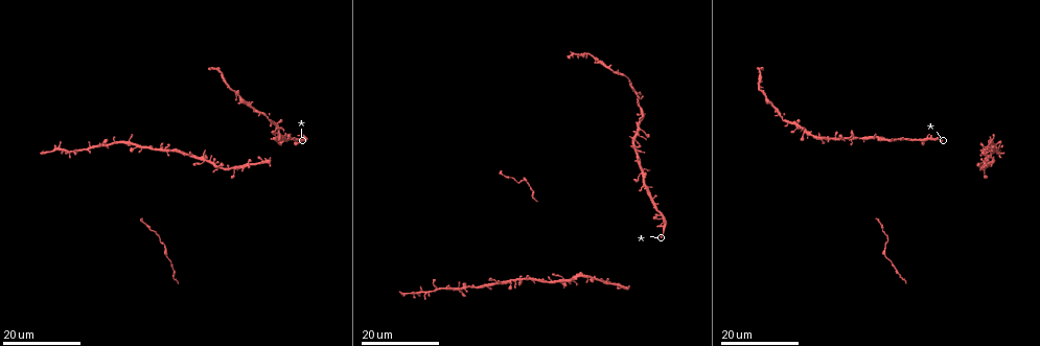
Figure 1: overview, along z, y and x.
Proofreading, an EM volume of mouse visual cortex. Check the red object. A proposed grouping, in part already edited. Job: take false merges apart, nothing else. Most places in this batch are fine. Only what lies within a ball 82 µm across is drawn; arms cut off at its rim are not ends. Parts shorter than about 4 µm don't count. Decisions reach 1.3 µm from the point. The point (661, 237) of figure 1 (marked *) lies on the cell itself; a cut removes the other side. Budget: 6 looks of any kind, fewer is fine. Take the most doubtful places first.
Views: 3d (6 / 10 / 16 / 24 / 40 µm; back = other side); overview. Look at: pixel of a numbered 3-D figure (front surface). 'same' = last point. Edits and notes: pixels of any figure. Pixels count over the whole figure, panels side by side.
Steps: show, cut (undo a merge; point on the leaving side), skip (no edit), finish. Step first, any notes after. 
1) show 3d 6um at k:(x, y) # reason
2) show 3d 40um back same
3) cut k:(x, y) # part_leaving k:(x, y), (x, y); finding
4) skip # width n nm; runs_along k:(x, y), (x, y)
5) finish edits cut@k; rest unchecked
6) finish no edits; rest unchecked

show 3d 16um at 1:(203, 161) # branch point

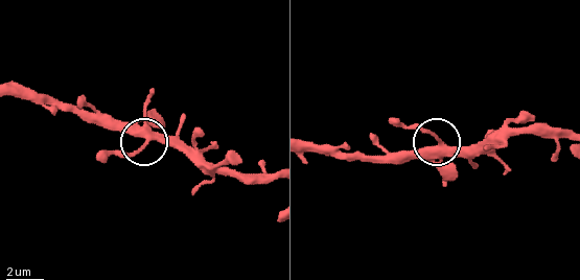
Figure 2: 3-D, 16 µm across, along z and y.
show 3d 6um at 2:(441, 143)

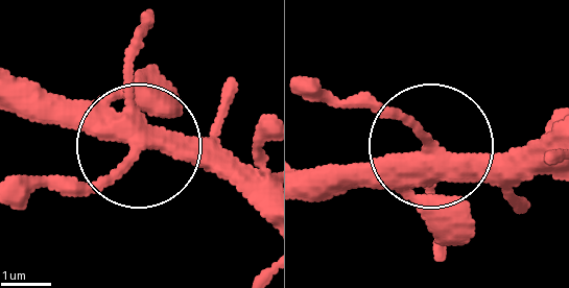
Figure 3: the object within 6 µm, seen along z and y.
show 3d 6um back at 3:(134, 145) # from behind

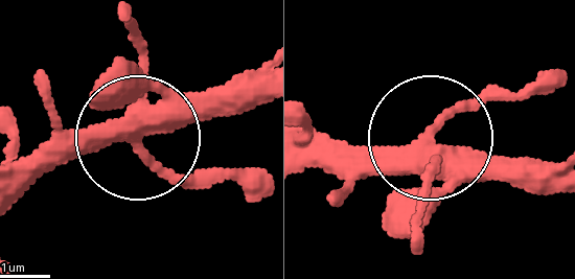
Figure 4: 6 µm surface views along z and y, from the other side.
skip # width 320 nm; runs_along 4:(12, 204), (62, 162), (187, 120), (232, 83); all the same cell

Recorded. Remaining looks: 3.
show 3d 16um at 1:(886, 237)

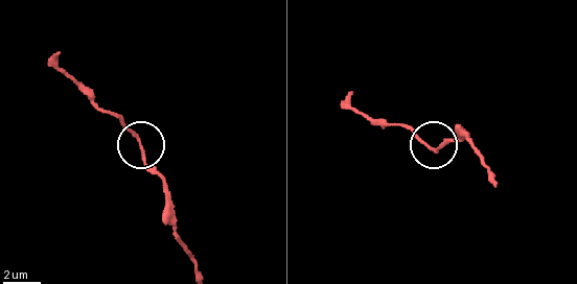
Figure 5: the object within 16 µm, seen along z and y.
show 3d 6um at 5:(431, 147)

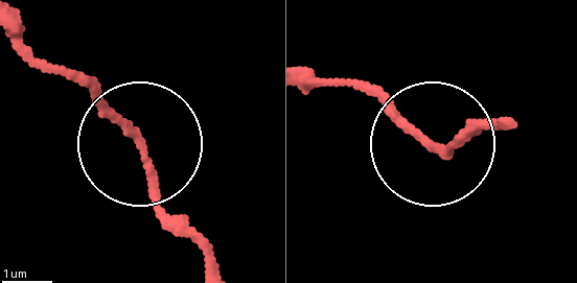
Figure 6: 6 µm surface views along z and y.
show 3d 6um back at 6:(431, 145)

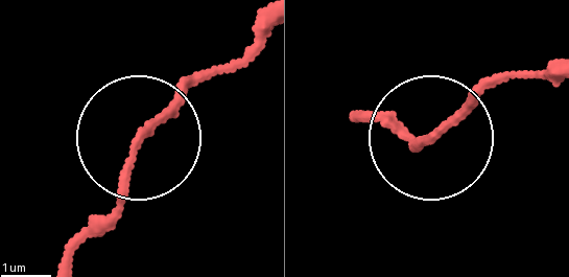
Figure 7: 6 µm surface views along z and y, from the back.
skip # one cell here

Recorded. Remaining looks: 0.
finish no edits; rest unchecked

